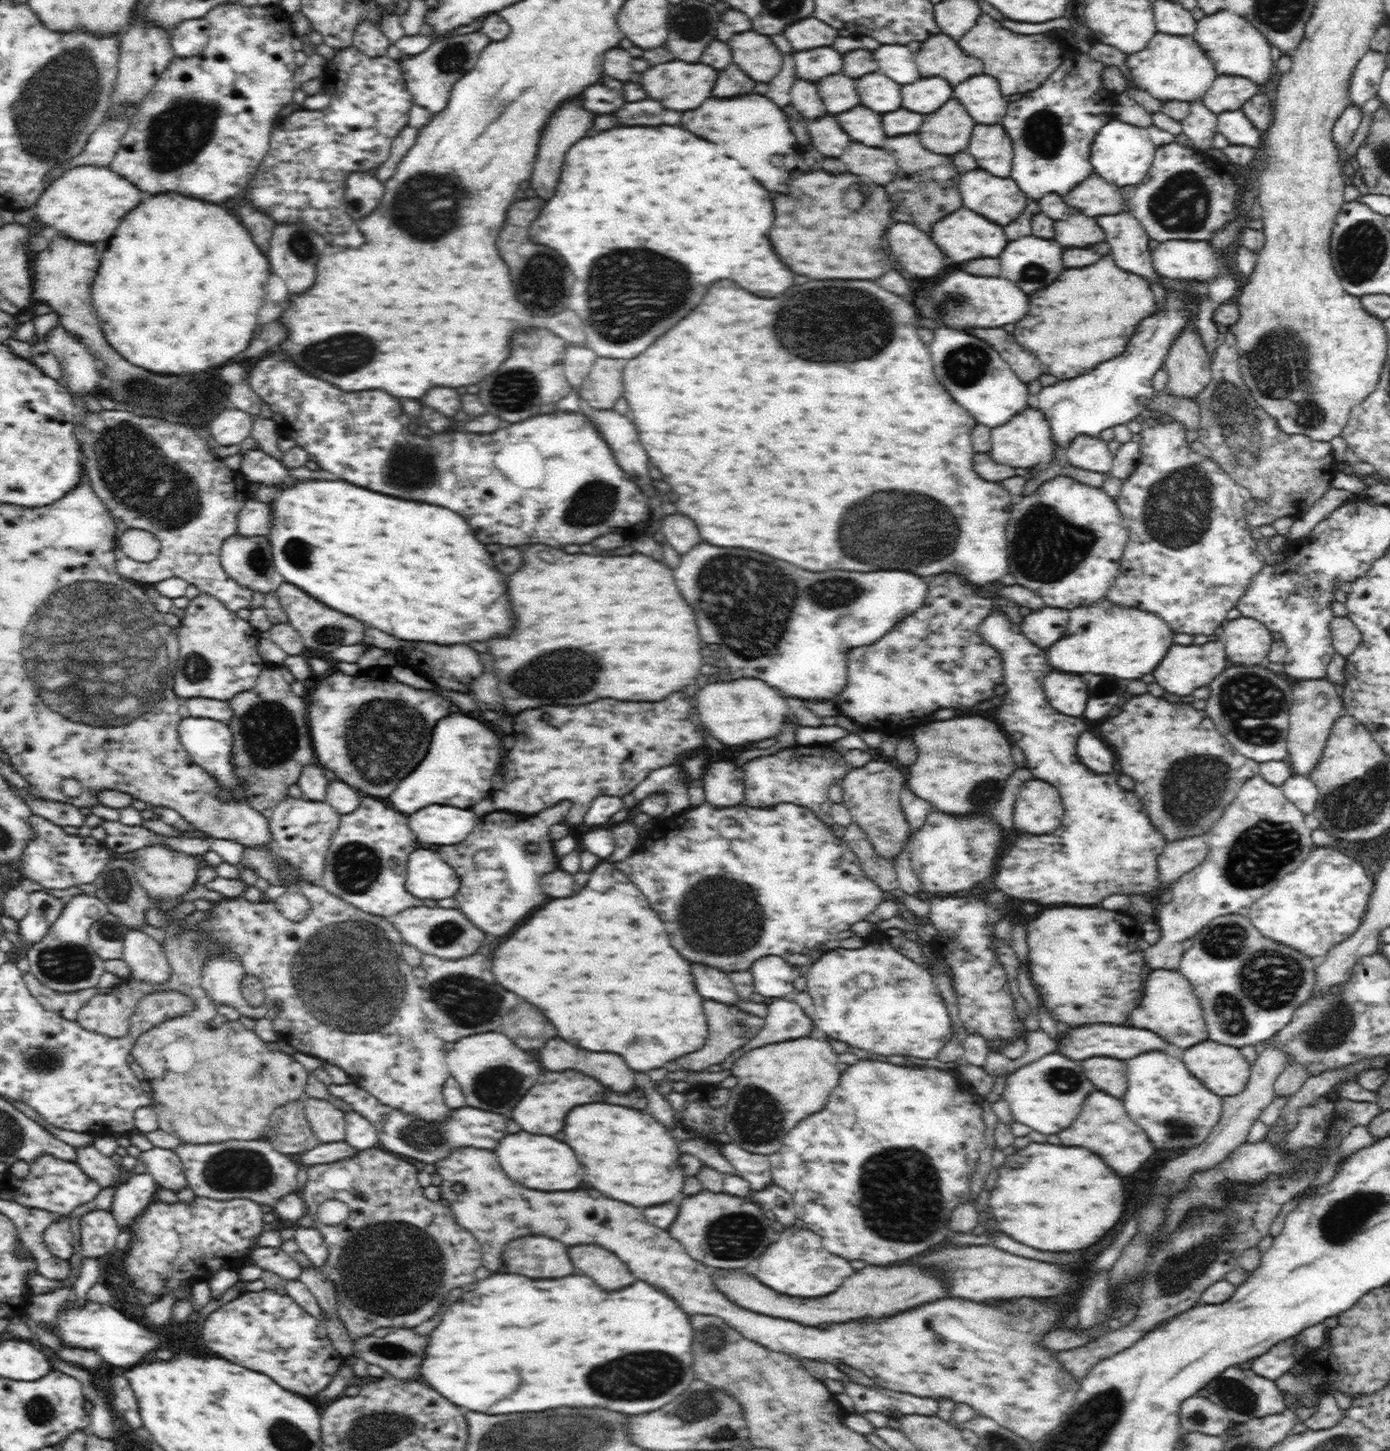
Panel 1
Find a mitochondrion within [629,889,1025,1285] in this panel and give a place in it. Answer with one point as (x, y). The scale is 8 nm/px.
(899, 1200)

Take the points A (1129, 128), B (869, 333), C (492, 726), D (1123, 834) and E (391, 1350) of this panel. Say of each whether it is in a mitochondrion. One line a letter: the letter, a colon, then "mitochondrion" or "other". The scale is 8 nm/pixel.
A: other
B: mitochondrion
C: other
D: other
E: mitochondrion

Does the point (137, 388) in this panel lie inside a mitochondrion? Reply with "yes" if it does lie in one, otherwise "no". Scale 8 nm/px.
yes

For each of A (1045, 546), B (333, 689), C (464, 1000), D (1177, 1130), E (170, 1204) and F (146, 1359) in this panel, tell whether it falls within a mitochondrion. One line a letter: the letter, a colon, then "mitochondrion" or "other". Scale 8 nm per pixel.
A: mitochondrion
B: other
C: mitochondrion
D: mitochondrion
E: other
F: other

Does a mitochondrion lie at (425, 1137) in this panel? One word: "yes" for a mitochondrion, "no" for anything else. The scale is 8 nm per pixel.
yes

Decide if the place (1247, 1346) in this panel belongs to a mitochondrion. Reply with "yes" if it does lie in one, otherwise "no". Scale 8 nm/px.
no

